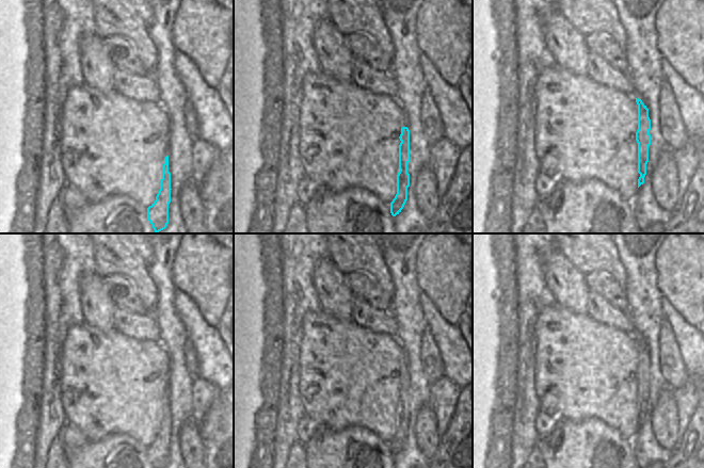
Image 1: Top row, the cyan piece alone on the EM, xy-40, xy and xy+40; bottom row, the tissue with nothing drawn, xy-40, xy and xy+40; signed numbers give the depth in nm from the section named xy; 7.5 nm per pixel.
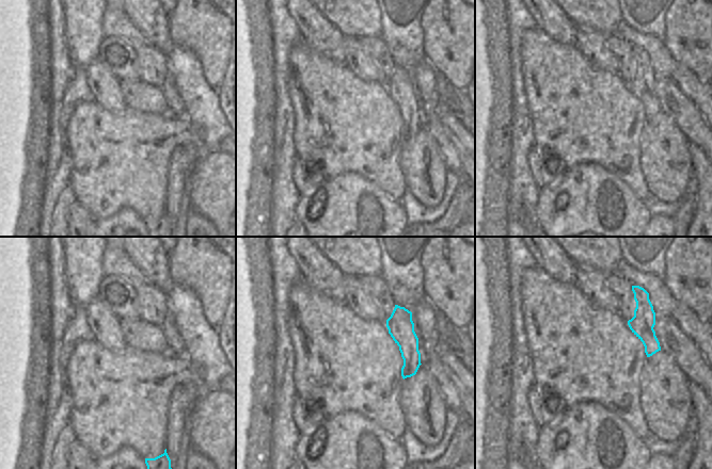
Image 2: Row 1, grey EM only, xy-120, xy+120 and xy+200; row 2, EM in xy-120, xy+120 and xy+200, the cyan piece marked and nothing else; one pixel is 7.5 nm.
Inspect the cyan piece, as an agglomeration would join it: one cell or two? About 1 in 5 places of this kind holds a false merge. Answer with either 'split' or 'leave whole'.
leave whole

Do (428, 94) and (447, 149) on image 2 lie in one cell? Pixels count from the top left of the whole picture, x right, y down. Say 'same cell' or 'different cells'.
same cell

